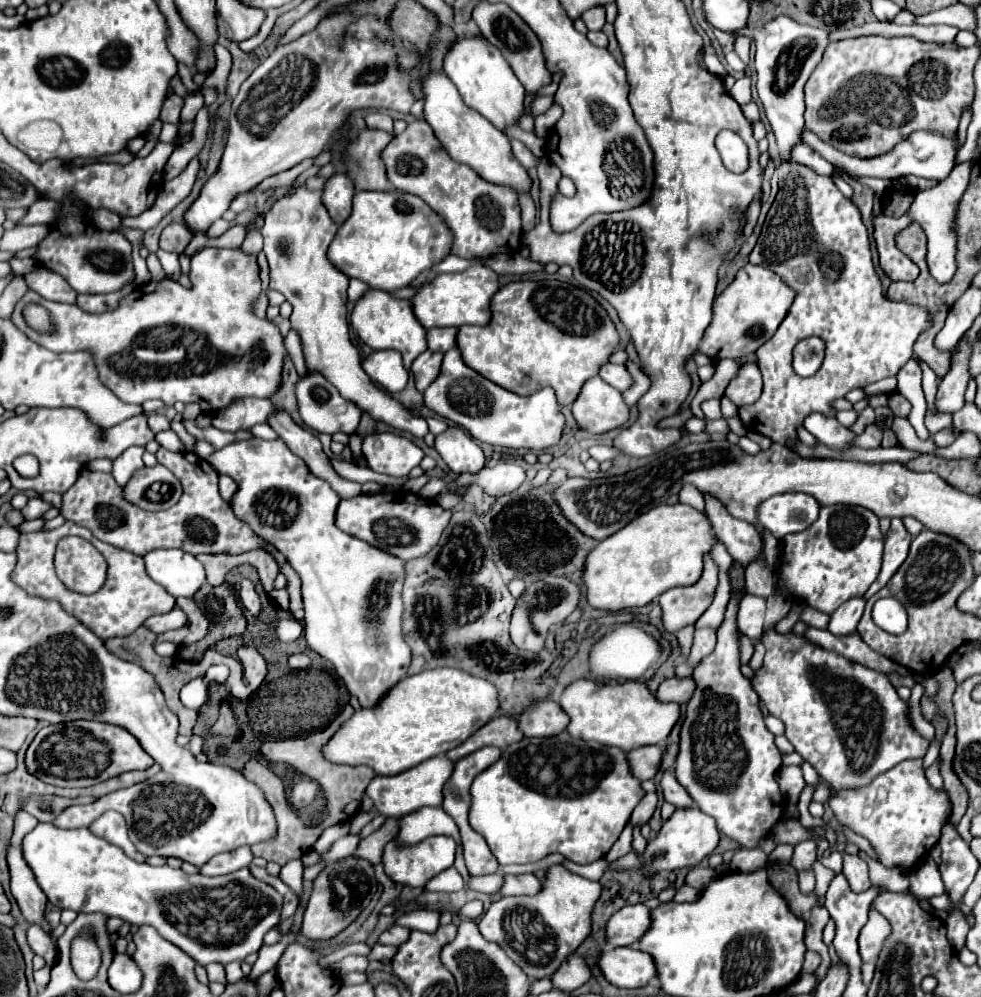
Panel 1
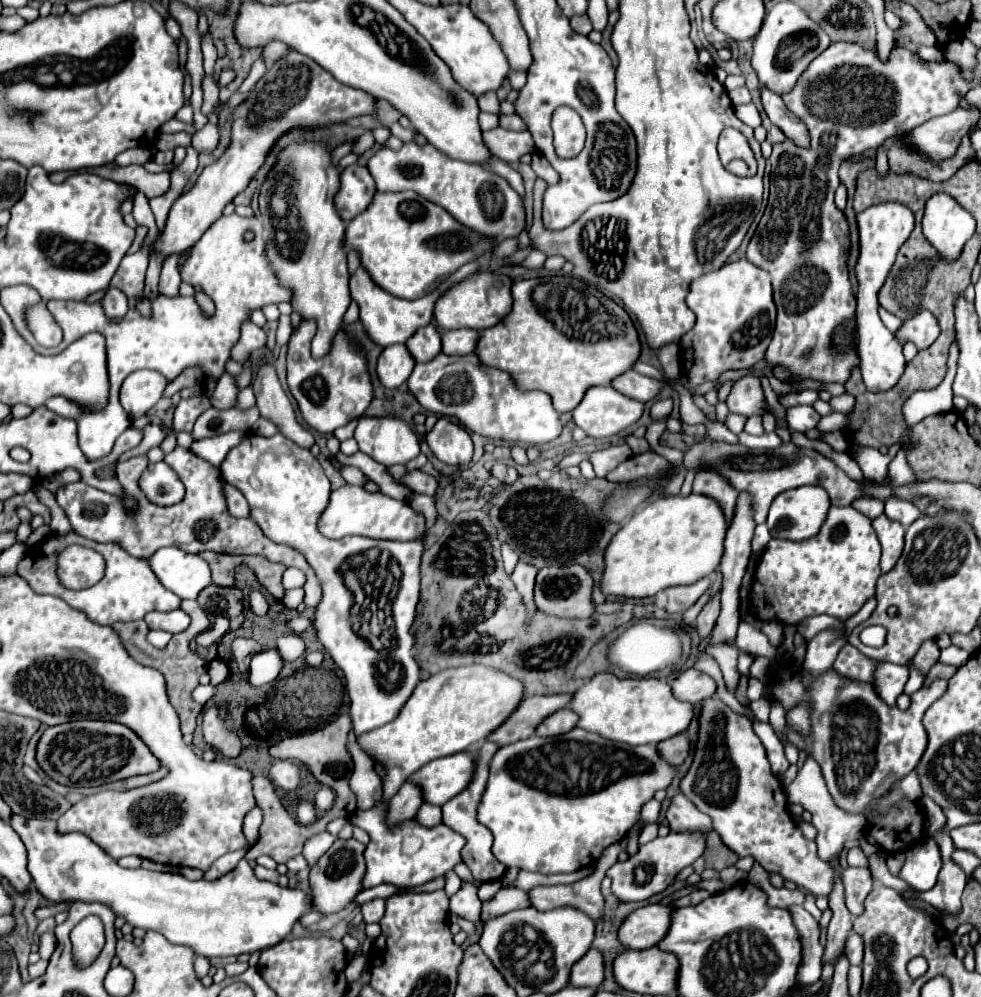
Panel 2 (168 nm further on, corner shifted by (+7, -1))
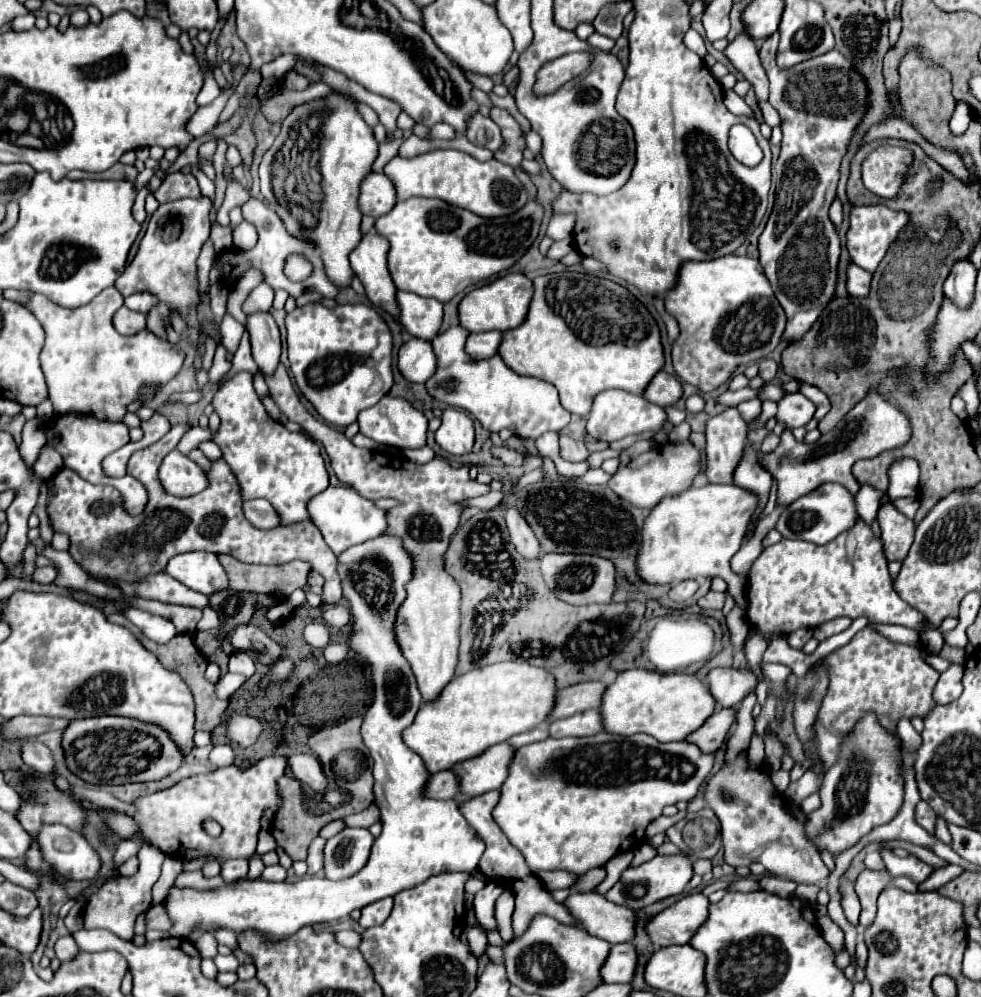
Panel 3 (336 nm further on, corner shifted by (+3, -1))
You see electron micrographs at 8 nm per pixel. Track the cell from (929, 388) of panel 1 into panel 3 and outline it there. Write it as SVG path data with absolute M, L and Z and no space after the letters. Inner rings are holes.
M898 498L898 500L894 500L894 506L896 506L896 510L900 510L906 518L914 520L914 516L916 516L916 512L918 512L918 508L920 508L920 500L918 500L918 498Z

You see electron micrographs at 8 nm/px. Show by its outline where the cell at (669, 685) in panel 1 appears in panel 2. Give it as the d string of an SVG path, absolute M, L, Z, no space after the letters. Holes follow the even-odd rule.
M696 668L682 672L672 684L674 696L680 700L686 700L686 702L692 702L692 704L698 704L704 698L710 698L712 694L716 694L716 688L718 688L716 682L708 674L696 670Z

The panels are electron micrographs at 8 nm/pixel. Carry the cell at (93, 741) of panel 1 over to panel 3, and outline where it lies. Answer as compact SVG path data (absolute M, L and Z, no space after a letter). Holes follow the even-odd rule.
M98 716L72 720L62 734L62 750L68 770L90 784L150 782L172 774L184 756L160 728L122 716Z

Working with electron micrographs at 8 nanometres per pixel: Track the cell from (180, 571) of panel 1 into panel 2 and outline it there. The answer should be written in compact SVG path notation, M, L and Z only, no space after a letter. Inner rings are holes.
M170 546L160 548L148 562L158 580L180 598L196 600L200 590L212 584L210 566L200 554L190 554Z

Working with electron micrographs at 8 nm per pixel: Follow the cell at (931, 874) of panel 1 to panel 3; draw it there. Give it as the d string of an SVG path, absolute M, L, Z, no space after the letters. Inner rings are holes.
M884 848L884 850L882 850L882 860L884 860L886 870L890 872L892 878L906 876L906 878L910 878L910 880L916 882L916 884L922 884L922 882L928 880L930 874L934 872L932 866L928 866L926 862L922 862L922 860L916 858L914 854L906 856L906 858L898 858L892 848Z

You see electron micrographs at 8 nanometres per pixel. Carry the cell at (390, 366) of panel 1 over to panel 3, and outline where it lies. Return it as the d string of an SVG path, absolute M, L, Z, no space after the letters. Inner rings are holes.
M412 338L398 350L398 370L408 382L426 382L436 370L436 356L430 342Z

